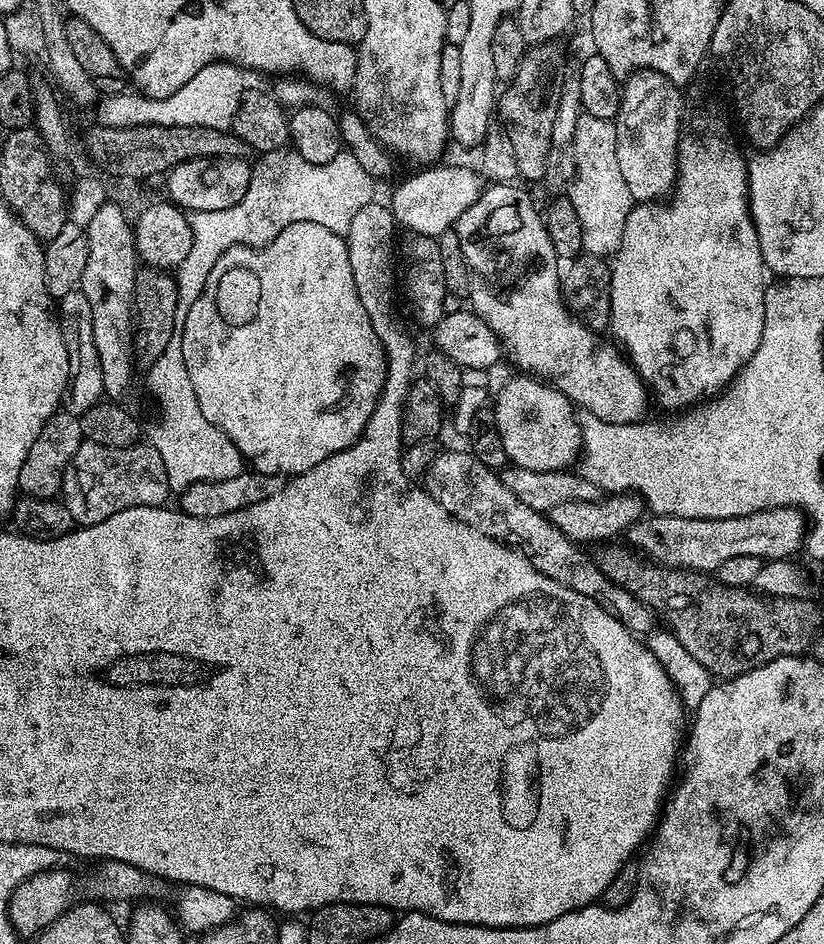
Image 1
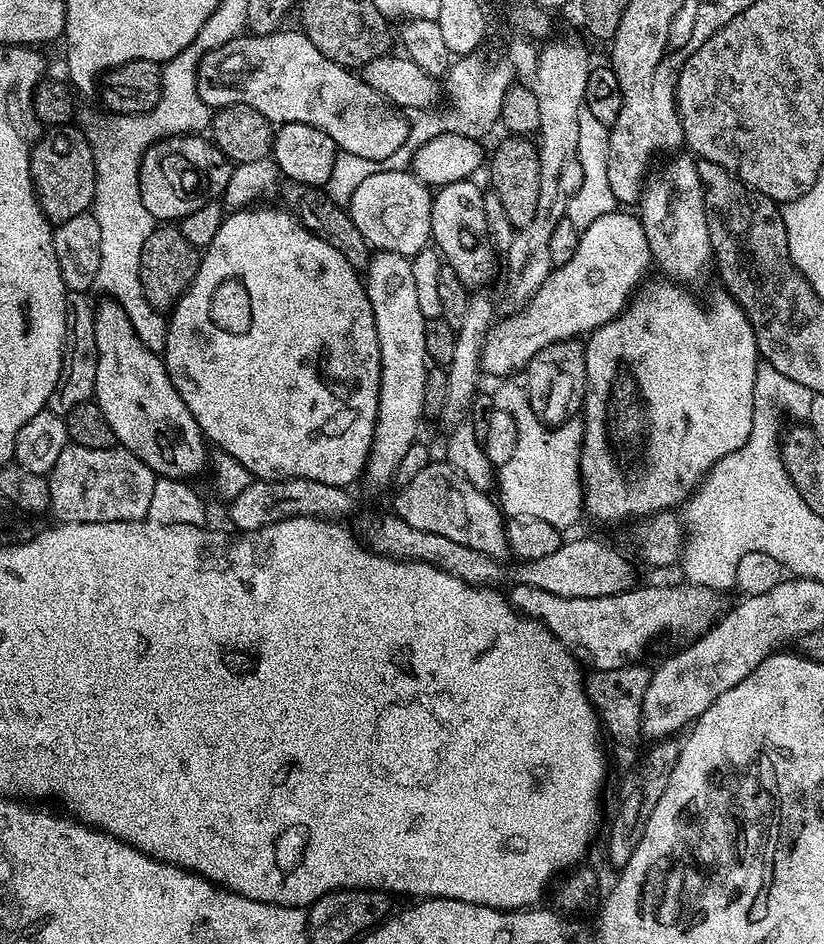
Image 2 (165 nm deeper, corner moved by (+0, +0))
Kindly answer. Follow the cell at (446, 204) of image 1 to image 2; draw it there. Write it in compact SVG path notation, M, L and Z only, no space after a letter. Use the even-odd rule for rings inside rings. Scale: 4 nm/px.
M381 170L370 174L354 190L346 205L354 226L373 249L397 252L409 258L429 247L432 238L432 197L428 185L419 182L411 171Z

